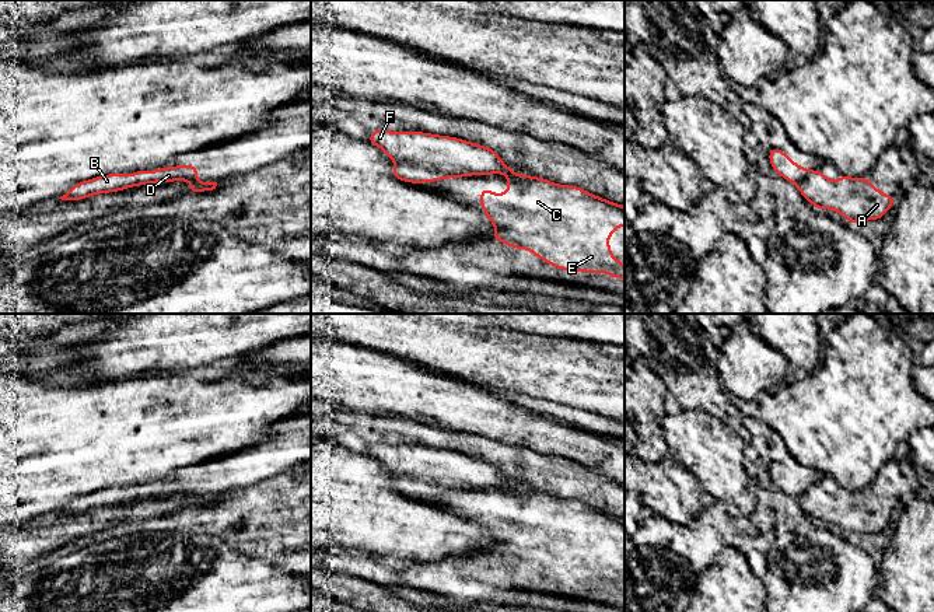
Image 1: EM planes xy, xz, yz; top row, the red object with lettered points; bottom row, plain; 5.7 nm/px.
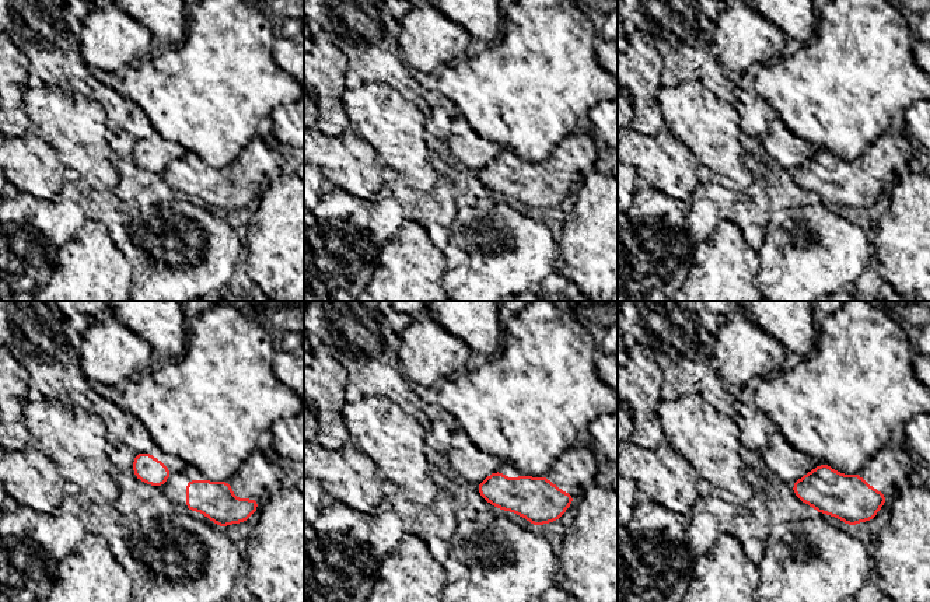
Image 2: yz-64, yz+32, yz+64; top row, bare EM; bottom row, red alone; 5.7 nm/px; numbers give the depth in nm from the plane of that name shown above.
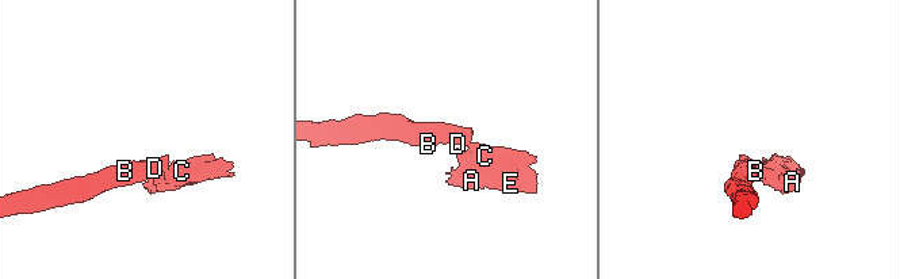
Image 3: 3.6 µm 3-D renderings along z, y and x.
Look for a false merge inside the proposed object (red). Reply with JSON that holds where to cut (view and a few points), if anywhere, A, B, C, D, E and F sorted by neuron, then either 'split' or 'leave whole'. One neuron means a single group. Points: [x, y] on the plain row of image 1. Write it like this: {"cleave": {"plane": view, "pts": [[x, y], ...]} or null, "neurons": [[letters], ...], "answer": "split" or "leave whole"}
{"cleave": {"plane": "yz", "pts": [[810, 486], [797, 497]]}, "neurons": [["A", "C", "E"], ["B", "D", "F"]], "answer": "split"}

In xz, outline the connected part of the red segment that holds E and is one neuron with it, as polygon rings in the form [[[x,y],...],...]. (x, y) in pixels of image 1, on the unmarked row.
[[[507,487],[508,503],[499,510],[480,501],[480,521],[496,539],[492,553],[514,563],[528,563],[553,581],[587,588],[605,585],[625,594],[625,578],[609,562],[609,549],[625,539],[625,520],[591,508],[578,500],[559,499],[545,492]]]

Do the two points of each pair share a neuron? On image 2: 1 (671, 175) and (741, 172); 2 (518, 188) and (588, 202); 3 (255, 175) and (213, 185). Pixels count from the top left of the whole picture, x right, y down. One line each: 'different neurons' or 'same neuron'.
1: different neurons
2: different neurons
3: same neuron

